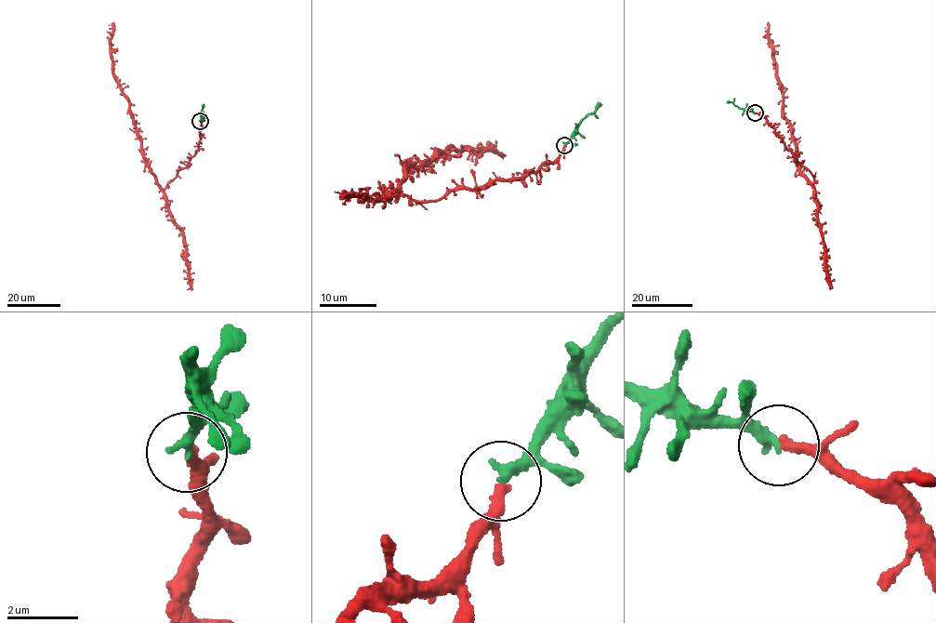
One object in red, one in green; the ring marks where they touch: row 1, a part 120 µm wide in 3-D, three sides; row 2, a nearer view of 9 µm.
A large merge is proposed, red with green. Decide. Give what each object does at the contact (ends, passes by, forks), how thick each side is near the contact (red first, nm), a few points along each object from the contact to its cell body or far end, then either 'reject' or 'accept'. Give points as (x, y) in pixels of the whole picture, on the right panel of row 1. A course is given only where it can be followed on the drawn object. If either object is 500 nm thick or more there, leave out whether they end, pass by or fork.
red ends; green ends; calibres 320 and 320 nm; course red (755, 112), (765, 119), (785, 147), (811, 174), (812, 186), (800, 171), (791, 125), (784, 114), (767, 21); course green (755, 112), (726, 101); accept

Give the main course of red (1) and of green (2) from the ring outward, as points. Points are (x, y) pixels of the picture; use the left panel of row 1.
1: (201, 121), (197, 149), (164, 189), (143, 157), (128, 99), (113, 74), (111, 39), (114, 21)
2: (200, 121), (204, 105)

